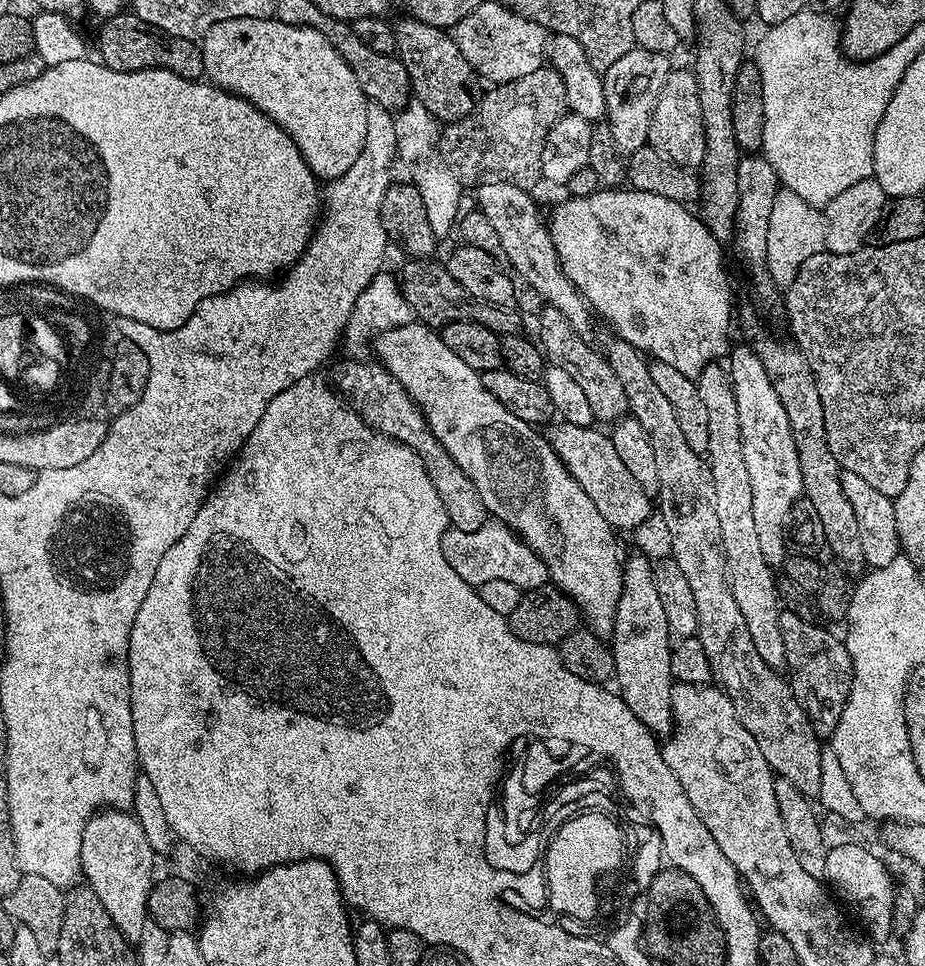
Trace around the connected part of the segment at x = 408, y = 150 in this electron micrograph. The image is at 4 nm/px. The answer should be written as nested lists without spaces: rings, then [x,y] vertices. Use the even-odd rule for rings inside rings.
[[[409,102],[394,116],[394,134],[398,160],[408,167],[407,179],[416,185],[418,194],[422,194],[422,203],[426,206],[426,218],[430,218],[430,230],[437,238],[444,238],[448,231],[455,229],[460,208],[461,177],[455,175],[451,168],[440,157],[441,125],[427,112],[425,106]]]

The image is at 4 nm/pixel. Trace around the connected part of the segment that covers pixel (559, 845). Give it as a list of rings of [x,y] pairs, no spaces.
[[[581,816],[574,820],[557,833],[551,842],[551,847],[547,850],[547,877],[551,885],[552,903],[558,909],[564,909],[575,916],[589,916],[595,919],[601,907],[601,899],[598,898],[598,888],[600,892],[600,881],[608,874],[610,867],[615,867],[616,860],[619,860],[620,839],[616,833],[616,828],[609,824],[602,816]]]

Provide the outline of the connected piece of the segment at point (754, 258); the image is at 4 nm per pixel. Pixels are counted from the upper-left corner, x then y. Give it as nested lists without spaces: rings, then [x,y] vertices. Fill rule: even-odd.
[[[744,154],[740,157],[740,165],[736,171],[738,182],[738,210],[736,211],[736,231],[734,245],[736,252],[744,259],[746,267],[752,271],[752,280],[756,283],[756,296],[764,304],[777,303],[778,285],[772,281],[768,273],[766,258],[766,238],[770,231],[770,210],[774,210],[774,198],[782,187],[776,176],[774,166],[762,154]]]

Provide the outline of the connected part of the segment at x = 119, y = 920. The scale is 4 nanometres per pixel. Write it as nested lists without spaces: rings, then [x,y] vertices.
[[[106,808],[86,822],[86,830],[82,832],[80,855],[83,879],[94,890],[94,894],[98,894],[102,906],[106,906],[106,914],[110,914],[112,925],[130,942],[138,942],[142,938],[142,926],[146,926],[148,921],[148,895],[154,883],[152,871],[156,868],[156,860],[158,853],[151,848],[145,831],[131,811]]]

